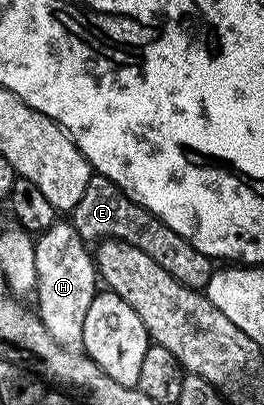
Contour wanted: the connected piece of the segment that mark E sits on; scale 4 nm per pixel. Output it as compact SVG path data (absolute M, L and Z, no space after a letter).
M94 173L87 184L87 192L83 192L79 204L71 212L71 221L75 232L86 244L96 244L107 238L123 240L127 244L135 244L139 252L147 252L159 268L171 272L175 280L193 290L204 291L205 285L211 280L215 269L214 259L207 257L195 244L183 240L179 232L167 228L163 220L159 220L151 212L147 212L135 200L131 200L111 180L102 174Z

